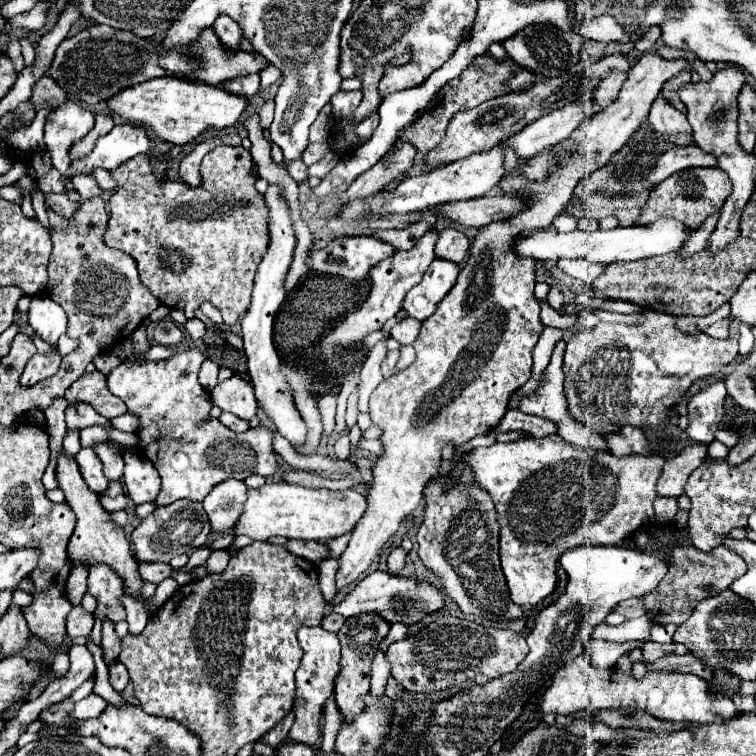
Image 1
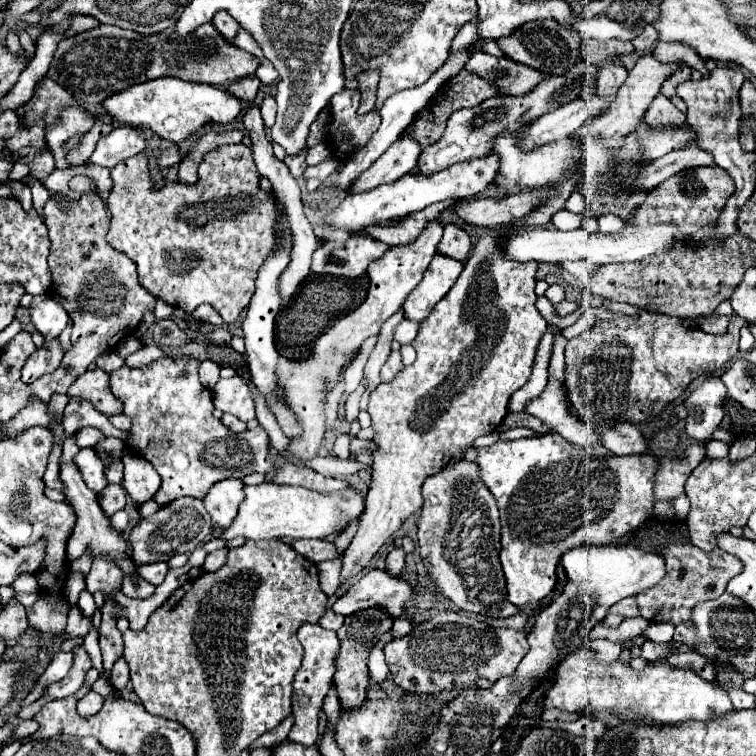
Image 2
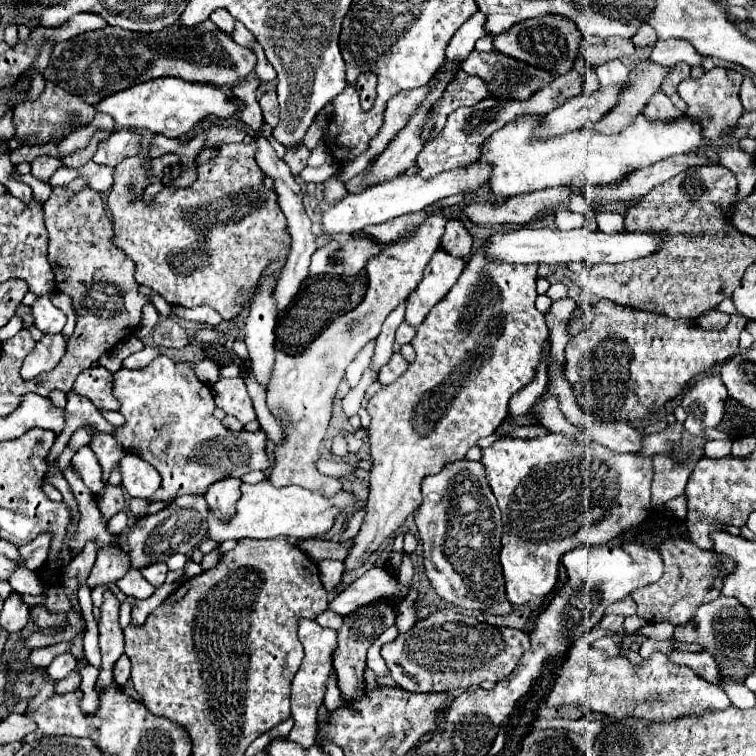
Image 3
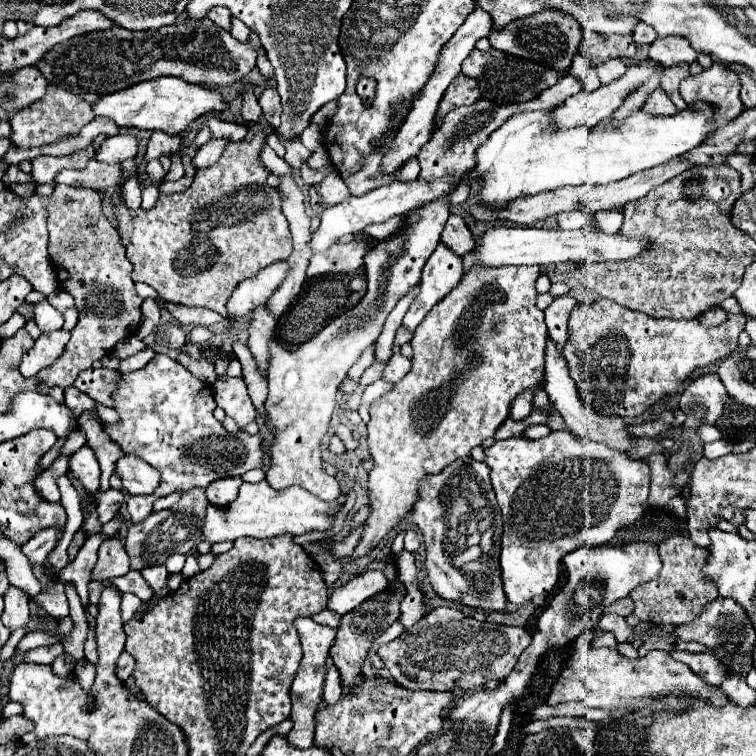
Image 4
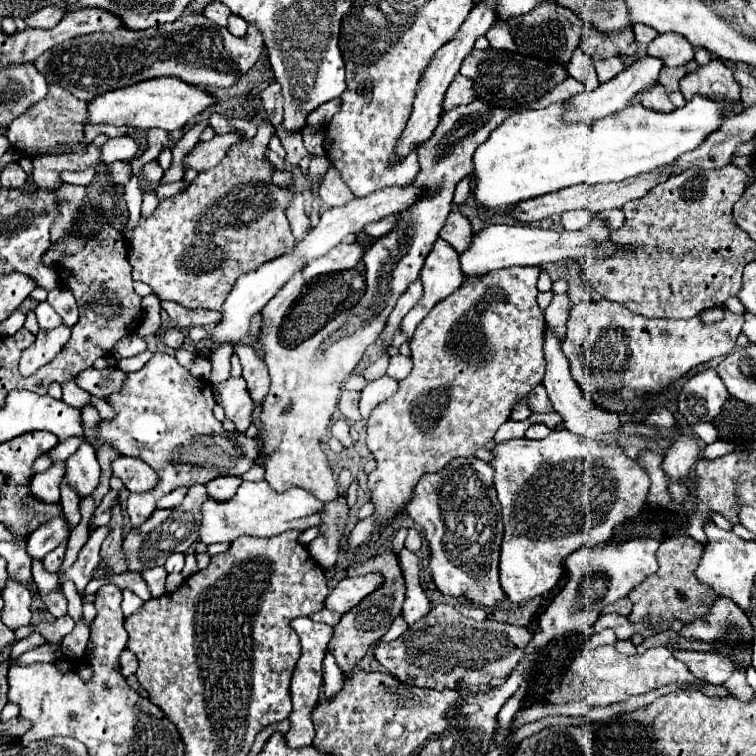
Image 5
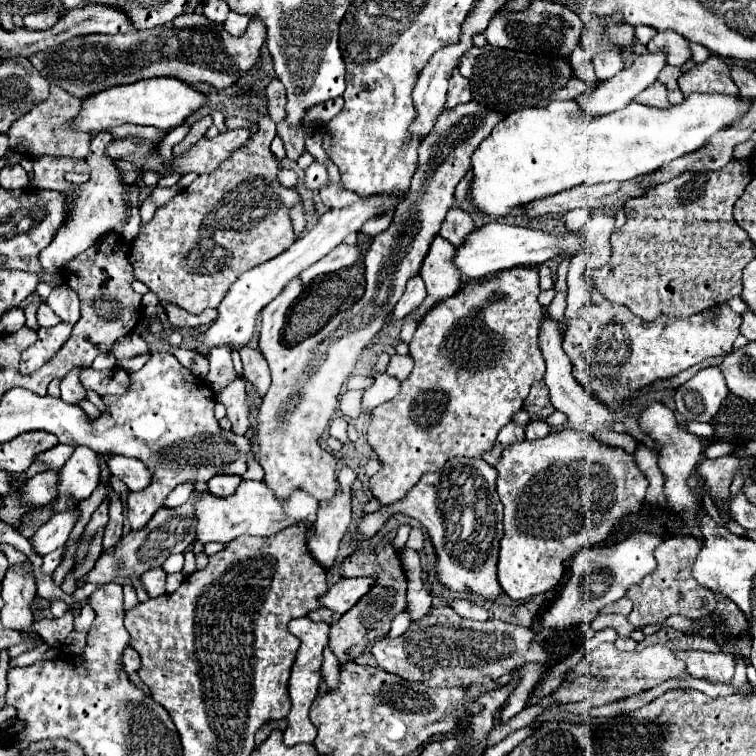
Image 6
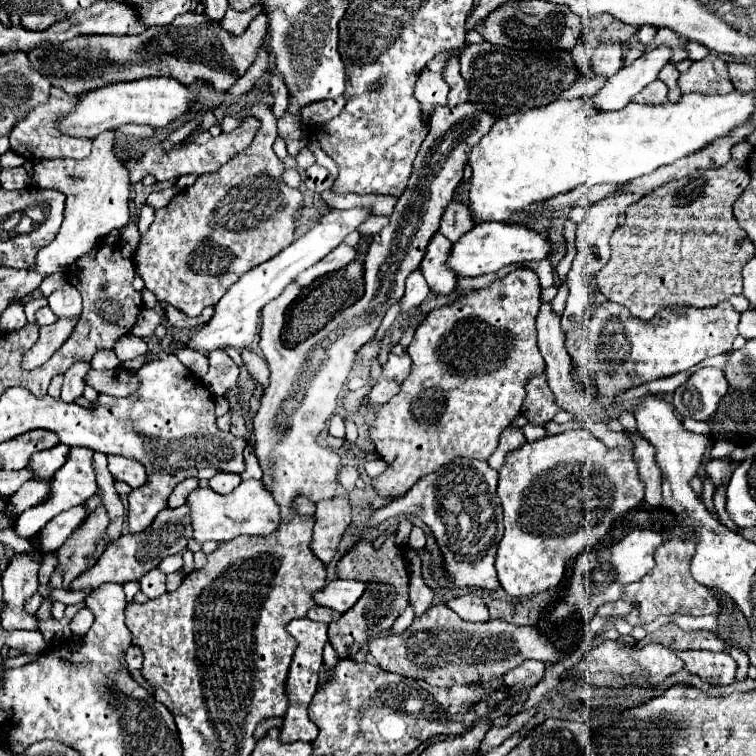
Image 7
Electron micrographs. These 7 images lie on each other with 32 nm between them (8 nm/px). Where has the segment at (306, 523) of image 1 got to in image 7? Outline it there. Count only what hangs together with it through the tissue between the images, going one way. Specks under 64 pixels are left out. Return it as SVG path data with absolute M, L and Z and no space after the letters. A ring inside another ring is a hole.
M242 480L240 486L228 496L220 496L210 488L198 488L188 496L188 506L192 508L194 540L198 542L228 542L240 534L268 536L280 526L282 520L280 506L260 480ZM296 496L292 502L292 512L298 516L314 518L314 510L316 510L316 504L312 500L308 500L306 496Z

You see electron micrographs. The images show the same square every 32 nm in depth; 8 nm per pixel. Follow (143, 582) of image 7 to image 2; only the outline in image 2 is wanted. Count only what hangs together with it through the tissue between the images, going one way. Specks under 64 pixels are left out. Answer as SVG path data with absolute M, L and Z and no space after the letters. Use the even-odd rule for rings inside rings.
M144 564L144 566L138 566L138 574L140 574L140 578L144 578L144 580L148 580L148 582L152 582L154 586L158 586L158 584L162 584L162 580L166 578L166 574L168 574L168 564Z

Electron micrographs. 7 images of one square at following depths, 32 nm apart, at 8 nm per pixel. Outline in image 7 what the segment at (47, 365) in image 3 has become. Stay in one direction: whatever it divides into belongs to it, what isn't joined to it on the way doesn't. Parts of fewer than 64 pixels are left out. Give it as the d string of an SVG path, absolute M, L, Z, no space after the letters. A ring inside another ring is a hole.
M60 318L56 324L48 326L48 328L42 326L38 342L30 350L24 352L22 368L34 370L34 368L42 366L68 340L74 326L76 326L76 320L68 320L68 318Z

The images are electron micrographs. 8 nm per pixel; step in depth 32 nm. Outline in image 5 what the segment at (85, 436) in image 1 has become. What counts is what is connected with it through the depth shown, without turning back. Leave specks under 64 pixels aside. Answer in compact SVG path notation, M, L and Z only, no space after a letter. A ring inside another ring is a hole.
M72 436L72 438L68 438L66 442L60 442L50 454L52 454L52 460L54 462L60 462L60 460L66 460L68 456L72 456L78 448L80 448L80 444L82 444L84 440L82 438L78 438L78 436Z

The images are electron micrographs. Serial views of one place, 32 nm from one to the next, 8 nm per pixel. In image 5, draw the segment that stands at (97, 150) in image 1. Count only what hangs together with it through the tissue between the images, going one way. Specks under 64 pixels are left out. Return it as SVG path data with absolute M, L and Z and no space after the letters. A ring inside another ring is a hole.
M118 136L118 138L110 138L100 152L100 160L110 164L116 160L130 160L134 158L134 154L138 152L138 144L132 136Z

